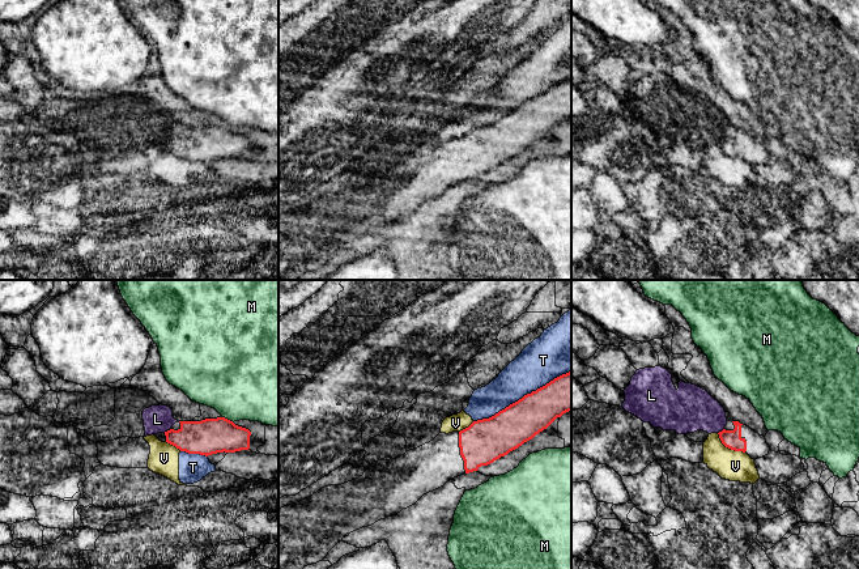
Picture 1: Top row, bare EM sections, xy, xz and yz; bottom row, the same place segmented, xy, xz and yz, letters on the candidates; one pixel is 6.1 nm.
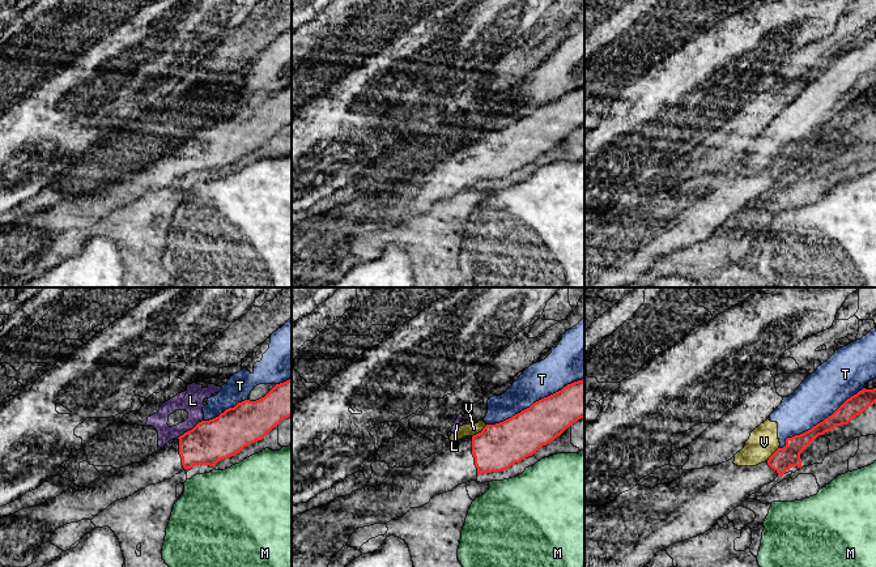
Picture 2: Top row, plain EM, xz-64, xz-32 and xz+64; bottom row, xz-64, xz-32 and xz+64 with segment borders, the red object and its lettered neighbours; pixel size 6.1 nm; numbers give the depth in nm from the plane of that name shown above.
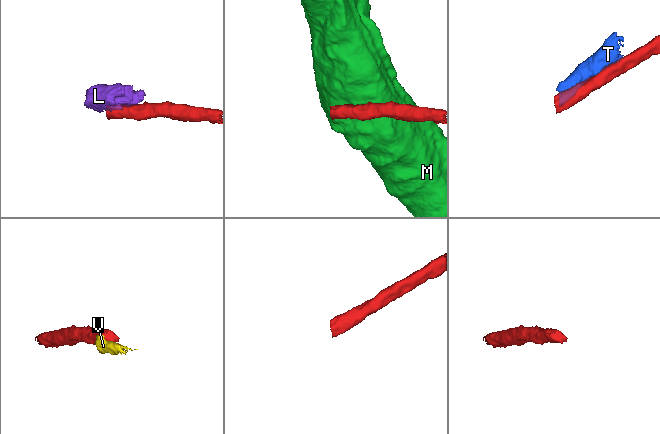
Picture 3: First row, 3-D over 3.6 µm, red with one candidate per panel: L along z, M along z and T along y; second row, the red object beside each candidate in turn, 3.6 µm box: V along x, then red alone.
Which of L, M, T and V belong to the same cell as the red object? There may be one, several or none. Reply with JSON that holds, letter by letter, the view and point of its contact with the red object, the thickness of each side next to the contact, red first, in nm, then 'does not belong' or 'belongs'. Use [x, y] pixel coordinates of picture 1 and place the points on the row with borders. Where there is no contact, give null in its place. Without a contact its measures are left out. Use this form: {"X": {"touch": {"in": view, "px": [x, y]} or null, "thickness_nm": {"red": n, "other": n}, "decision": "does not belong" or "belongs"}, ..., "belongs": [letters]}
{"L": {"touch": {"in": "xy", "px": [168, 431]}, "thickness_nm": {"red": 220, "other": 180}, "decision": "does not belong"}, "M": {"touch": {"in": "xy", "px": [226, 419]}, "thickness_nm": {"red": 220, "other": 480}, "decision": "does not belong"}, "T": {"touch": {"in": "xz", "px": [523, 396]}, "thickness_nm": {"red": 240, "other": 260}, "decision": "does not belong"}, "V": {"touch": {"in": "yz", "px": [728, 448]}, "thickness_nm": {"red": 120, "other": 190}, "decision": "does not belong"}, "belongs": []}

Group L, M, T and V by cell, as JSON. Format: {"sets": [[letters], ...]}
{"sets": [["L"], ["M"], ["T", "V"]]}

